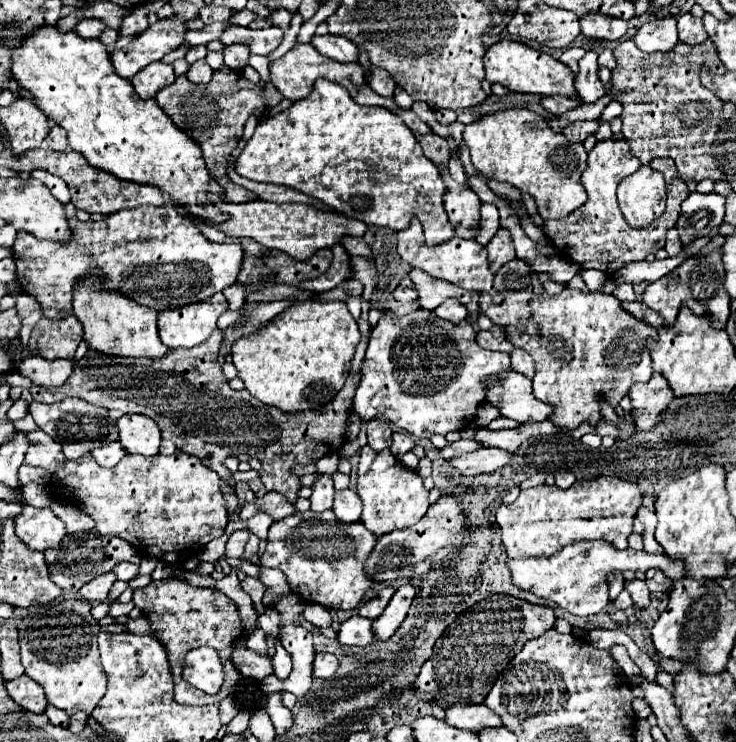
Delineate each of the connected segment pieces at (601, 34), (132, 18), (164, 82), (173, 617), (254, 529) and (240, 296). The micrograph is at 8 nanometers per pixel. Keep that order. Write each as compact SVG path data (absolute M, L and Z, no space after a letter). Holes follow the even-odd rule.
M589 13L581 19L581 33L589 39L615 41L627 33L627 21L599 13Z
M135 9L135 11L131 11L131 13L123 19L121 29L119 29L119 35L139 35L139 33L143 33L147 27L149 27L149 23L147 23L147 11Z
M151 63L151 67L145 67L143 71L139 71L139 75L135 75L131 79L137 95L141 99L153 99L157 95L157 91L161 91L161 87L167 87L175 81L175 73L173 67L167 63Z
M167 577L161 581L153 581L149 587L135 589L133 593L133 603L141 609L143 617L151 621L153 635L159 643L163 643L167 655L169 655L169 665L171 665L171 675L175 681L175 701L177 703L187 703L187 705L207 705L215 703L219 705L225 697L237 697L239 695L239 705L247 705L251 709L257 707L257 701L265 695L257 685L259 681L239 675L237 667L231 663L231 651L235 647L235 641L243 635L243 621L239 617L237 605L223 595L217 589L201 589L193 587L183 579L177 577ZM201 645L211 645L221 653L223 665L227 667L227 683L223 685L221 693L217 697L201 695L195 687L187 685L181 677L181 667L183 667L183 657L189 649L201 647Z
M259 513L247 521L243 521L243 527L247 527L251 533L255 533L259 539L267 539L267 529L271 527L273 519L265 513Z
M234 284L223 291L227 301L229 302L229 309L241 309L245 302L245 292L237 284Z

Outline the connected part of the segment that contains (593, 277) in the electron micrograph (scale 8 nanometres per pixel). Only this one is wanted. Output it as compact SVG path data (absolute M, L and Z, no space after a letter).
M581 269L581 277L591 291L601 291L601 287L607 279L607 275L603 271L597 271L597 269Z

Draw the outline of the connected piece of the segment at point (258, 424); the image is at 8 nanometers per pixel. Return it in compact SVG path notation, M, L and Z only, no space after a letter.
M215 329L209 341L201 343L199 347L171 349L161 359L127 359L89 351L89 363L97 365L81 367L77 363L65 385L51 389L33 385L29 391L33 401L39 403L57 403L65 397L79 397L105 409L119 409L123 413L151 417L159 425L163 439L173 441L179 451L199 457L203 465L221 475L223 491L227 493L229 503L229 517L235 513L237 497L231 493L231 473L227 467L223 467L223 459L237 453L257 455L263 465L259 477L267 491L277 491L285 495L291 505L295 505L299 499L297 491L301 489L301 481L299 475L291 473L291 469L295 465L315 463L325 455L337 453L347 441L345 423L353 409L353 397L359 387L361 369L351 373L339 395L335 395L335 399L321 409L283 413L275 407L259 403L259 399L247 391L233 391L229 387L221 371L221 363L217 361L221 339L221 329Z

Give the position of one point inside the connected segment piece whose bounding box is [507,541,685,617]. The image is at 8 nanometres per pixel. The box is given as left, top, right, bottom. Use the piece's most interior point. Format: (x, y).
(575, 578)

